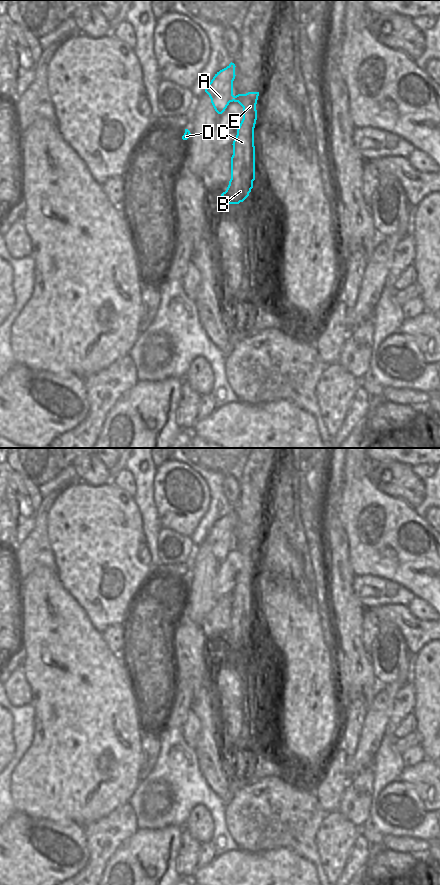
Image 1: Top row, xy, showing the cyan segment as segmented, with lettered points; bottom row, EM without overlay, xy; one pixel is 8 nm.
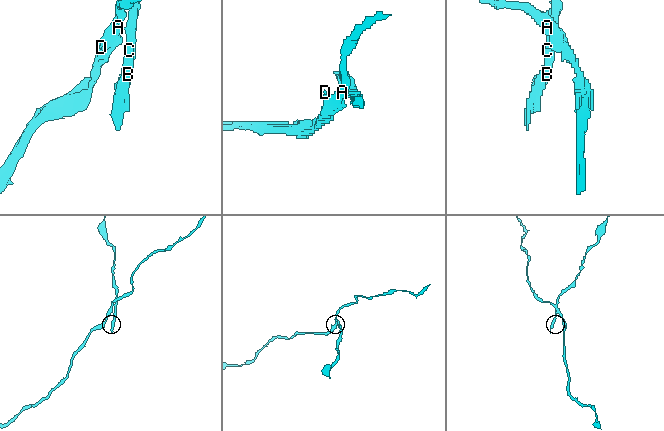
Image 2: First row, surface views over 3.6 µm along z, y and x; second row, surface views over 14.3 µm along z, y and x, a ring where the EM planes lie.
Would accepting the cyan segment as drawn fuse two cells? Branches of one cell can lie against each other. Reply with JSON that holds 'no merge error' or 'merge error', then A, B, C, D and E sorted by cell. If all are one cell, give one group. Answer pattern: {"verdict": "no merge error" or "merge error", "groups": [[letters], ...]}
{"verdict": "merge error", "groups": [["A", "D"], ["B", "C", "E"]]}

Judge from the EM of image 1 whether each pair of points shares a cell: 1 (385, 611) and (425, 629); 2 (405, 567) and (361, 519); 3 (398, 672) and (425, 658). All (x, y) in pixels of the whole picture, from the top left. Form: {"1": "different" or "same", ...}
{"1": "same", "2": "same", "3": "different"}

